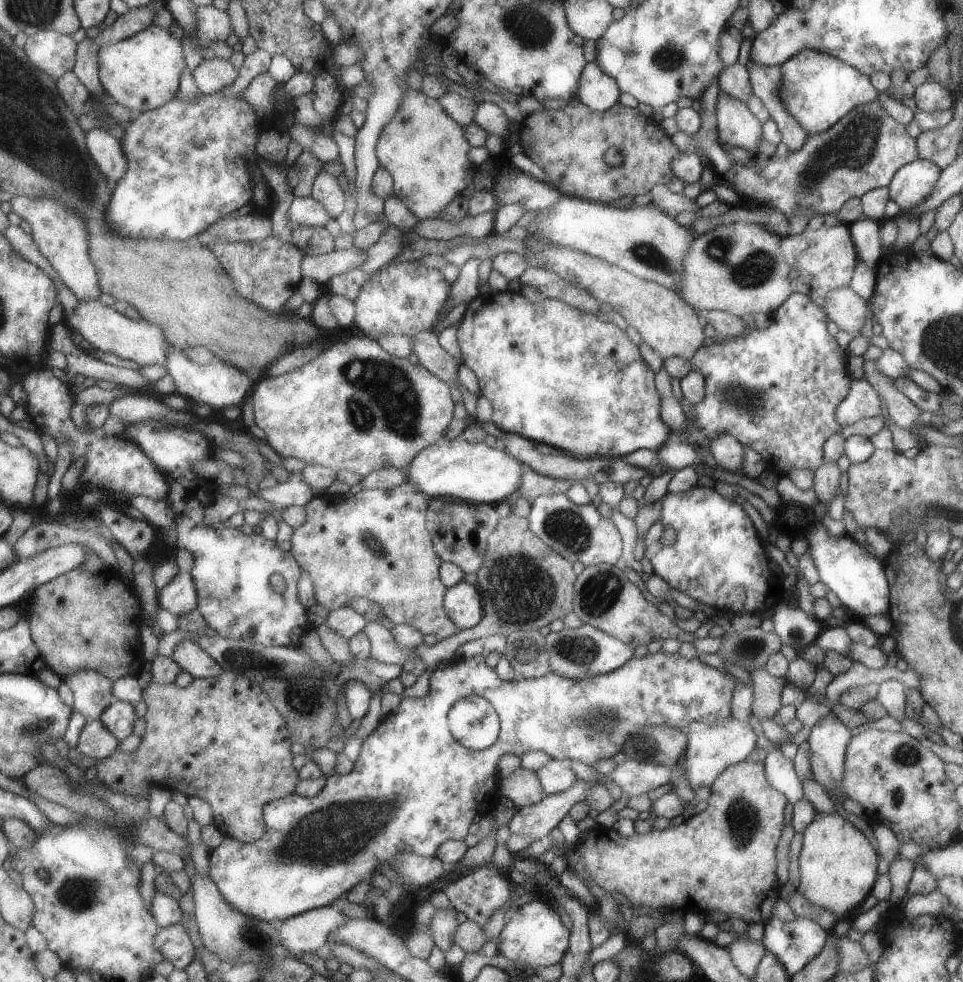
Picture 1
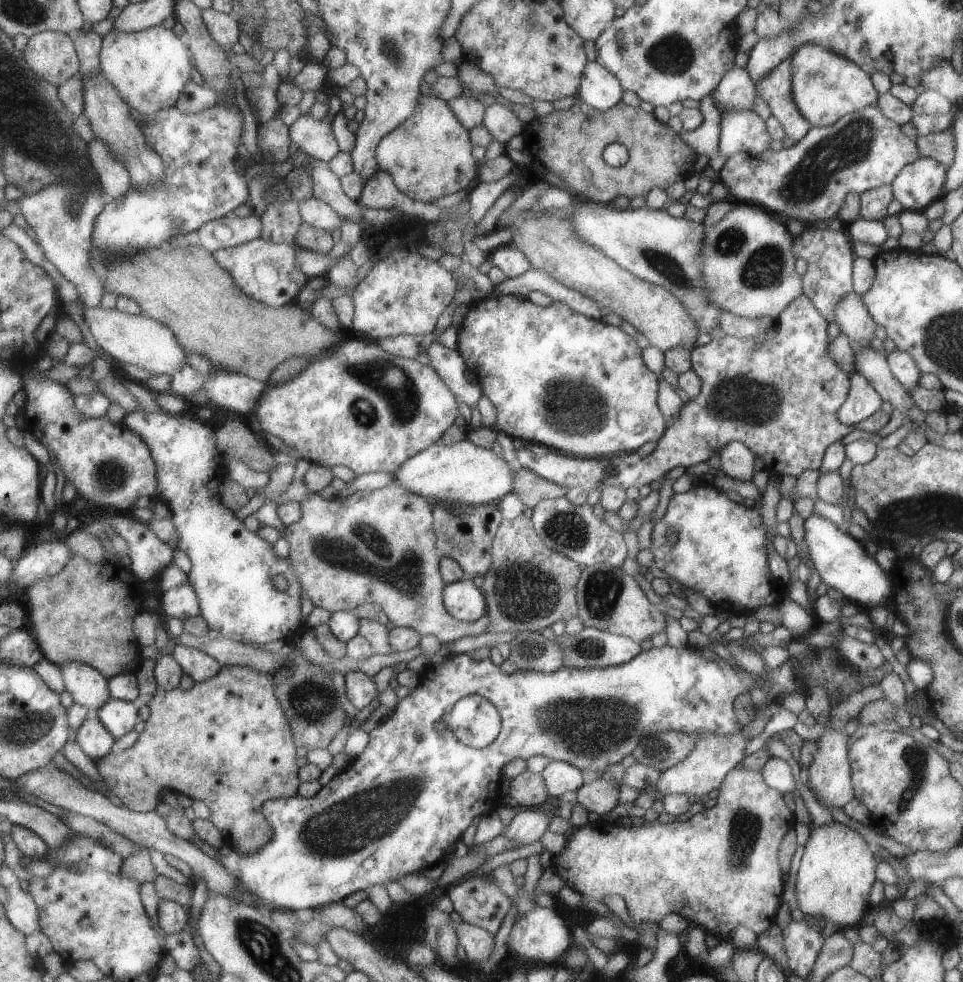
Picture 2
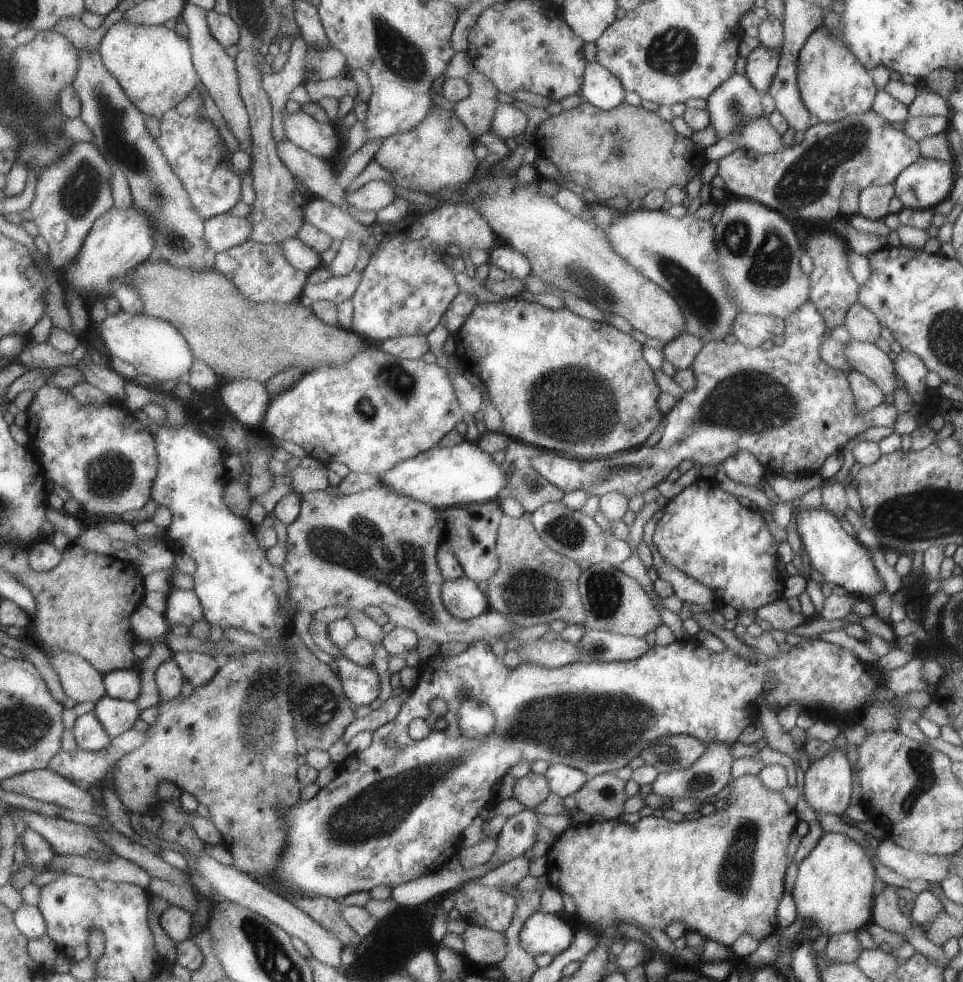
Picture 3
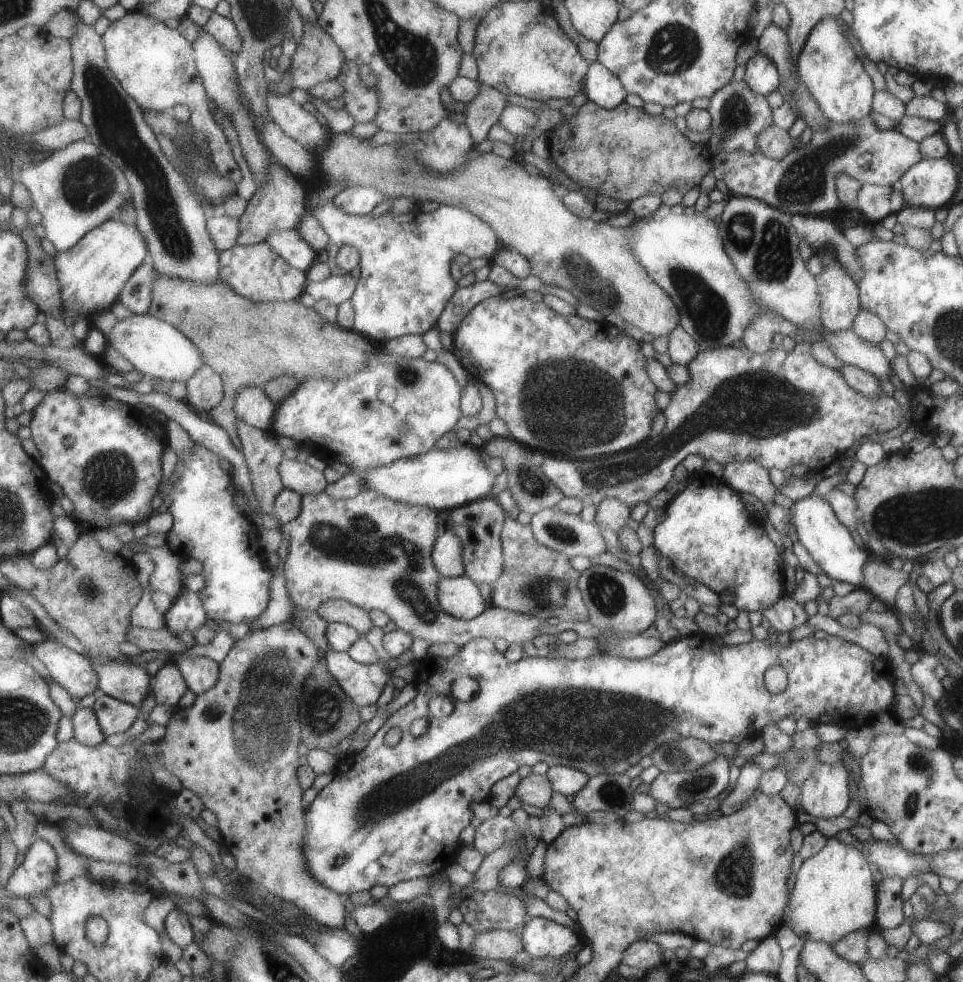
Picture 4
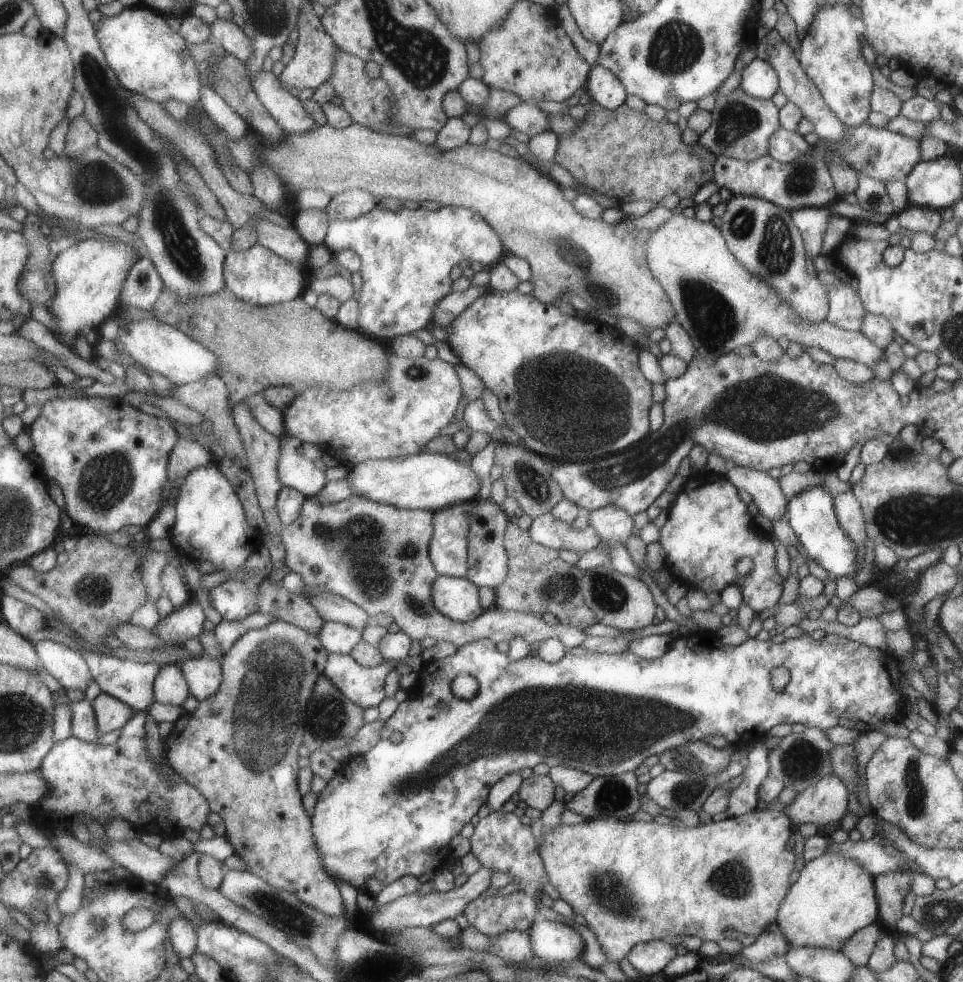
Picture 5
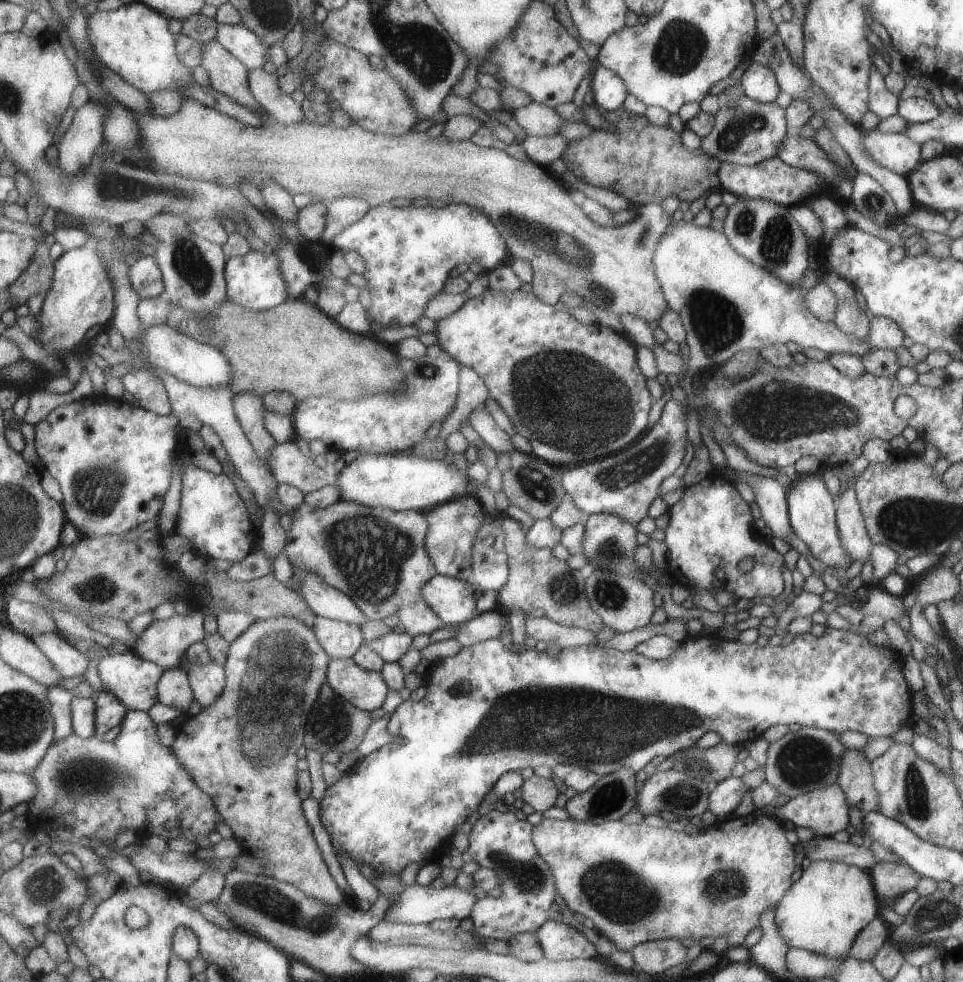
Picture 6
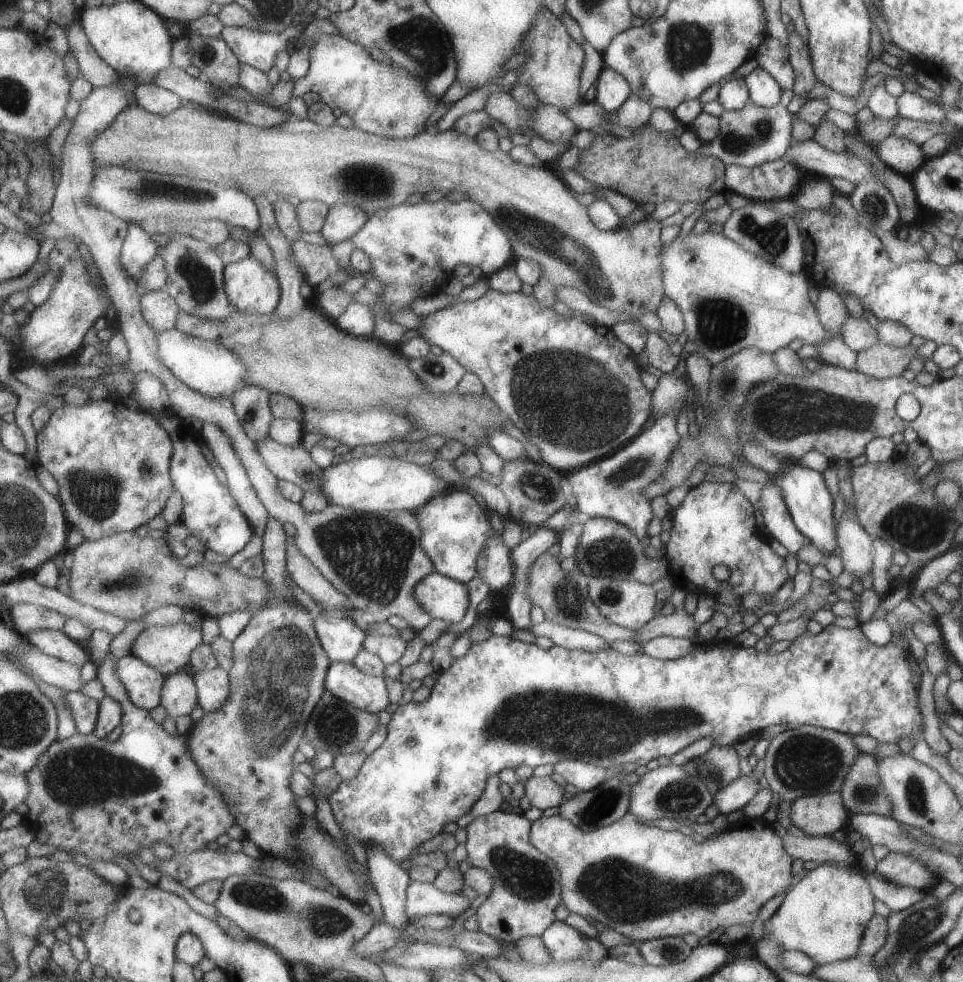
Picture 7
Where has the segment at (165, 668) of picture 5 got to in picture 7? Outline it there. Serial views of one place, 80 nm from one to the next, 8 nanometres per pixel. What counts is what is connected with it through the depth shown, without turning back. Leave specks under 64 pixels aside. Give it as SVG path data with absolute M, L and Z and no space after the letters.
M192 670L169 675L162 690L162 705L167 710L167 718L161 724L167 732L177 733L176 720L180 716L191 715L200 705L198 686Z

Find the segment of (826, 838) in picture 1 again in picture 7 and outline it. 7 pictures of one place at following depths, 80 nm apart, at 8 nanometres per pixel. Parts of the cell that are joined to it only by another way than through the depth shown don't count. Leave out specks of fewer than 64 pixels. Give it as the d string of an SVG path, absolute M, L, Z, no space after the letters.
M820 863L815 869L797 879L786 890L783 901L776 911L762 924L763 934L760 940L771 940L781 950L799 951L806 954L811 962L817 965L834 963L858 956L858 948L867 922L874 915L874 896L863 873L856 874L848 870L847 866L837 867L828 863Z

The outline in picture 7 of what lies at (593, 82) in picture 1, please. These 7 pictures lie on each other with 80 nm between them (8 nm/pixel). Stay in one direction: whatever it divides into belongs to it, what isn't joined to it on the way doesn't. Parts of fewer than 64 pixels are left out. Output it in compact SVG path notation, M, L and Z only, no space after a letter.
M603 67L595 84L594 101L606 111L617 110L631 93L629 83L618 72Z

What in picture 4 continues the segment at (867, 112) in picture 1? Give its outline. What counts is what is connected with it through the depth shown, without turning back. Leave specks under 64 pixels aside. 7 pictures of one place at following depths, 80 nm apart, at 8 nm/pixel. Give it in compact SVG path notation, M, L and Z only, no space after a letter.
M869 115L850 123L834 123L829 121L824 131L812 131L811 138L805 144L799 144L798 149L791 151L780 159L767 158L761 151L752 155L741 151L718 153L711 155L715 180L721 179L735 196L753 197L766 202L773 208L782 210L789 216L794 214L812 214L833 216L841 209L834 178L839 173L845 173L858 180L861 184L893 186L901 175L916 162L919 162L919 145L904 137L898 130L879 130Z

